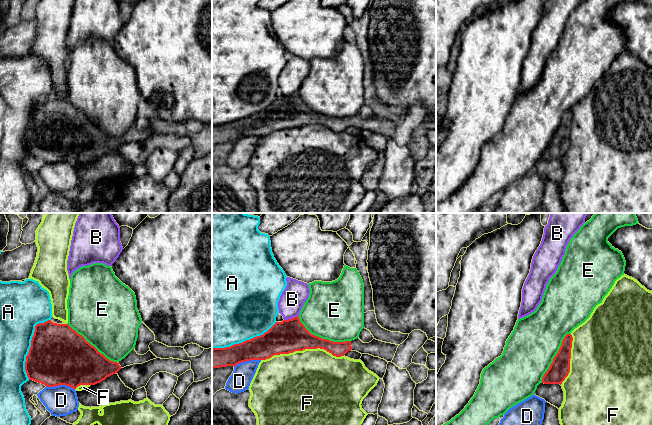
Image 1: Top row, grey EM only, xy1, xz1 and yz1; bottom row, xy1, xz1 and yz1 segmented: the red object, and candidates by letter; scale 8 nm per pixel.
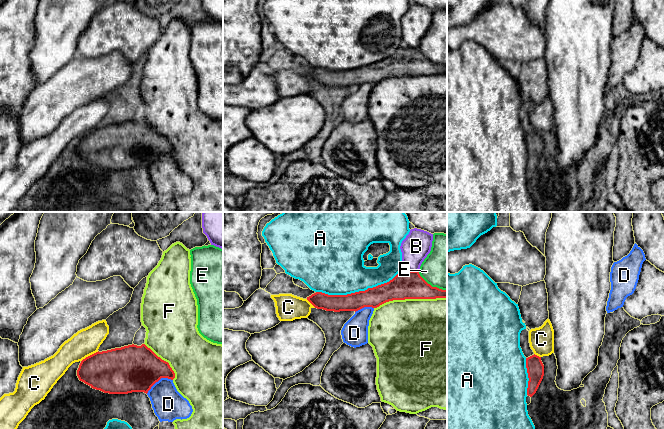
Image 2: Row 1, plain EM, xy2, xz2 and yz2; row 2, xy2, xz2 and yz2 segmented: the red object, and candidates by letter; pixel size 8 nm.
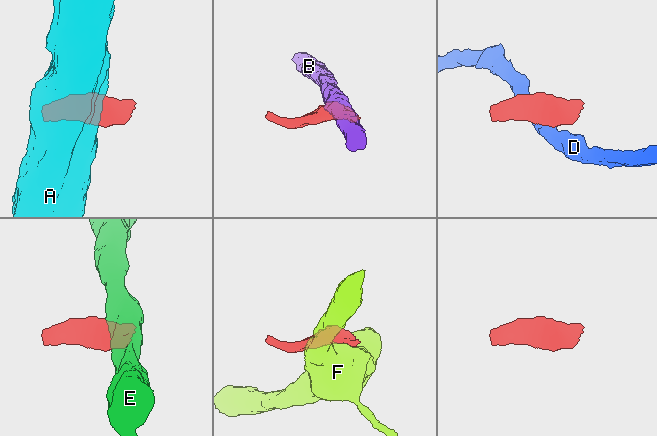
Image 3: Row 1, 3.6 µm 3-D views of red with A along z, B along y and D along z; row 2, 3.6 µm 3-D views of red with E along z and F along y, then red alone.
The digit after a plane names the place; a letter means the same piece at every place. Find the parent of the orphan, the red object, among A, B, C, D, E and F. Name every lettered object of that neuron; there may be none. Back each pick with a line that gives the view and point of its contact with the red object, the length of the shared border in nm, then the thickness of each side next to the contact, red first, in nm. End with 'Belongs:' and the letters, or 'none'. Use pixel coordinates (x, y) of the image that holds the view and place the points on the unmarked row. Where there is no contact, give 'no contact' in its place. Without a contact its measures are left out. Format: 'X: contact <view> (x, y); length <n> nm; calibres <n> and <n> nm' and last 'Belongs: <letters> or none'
Belongs: none

